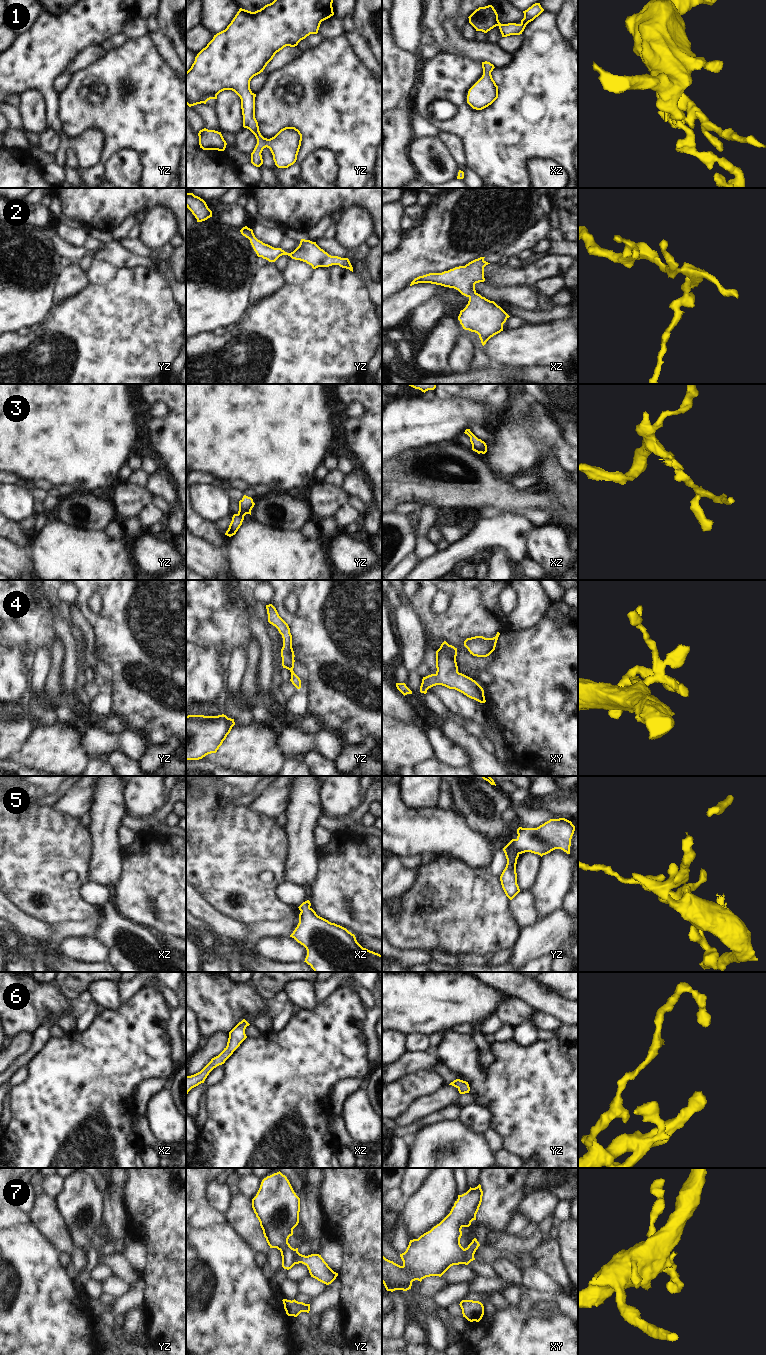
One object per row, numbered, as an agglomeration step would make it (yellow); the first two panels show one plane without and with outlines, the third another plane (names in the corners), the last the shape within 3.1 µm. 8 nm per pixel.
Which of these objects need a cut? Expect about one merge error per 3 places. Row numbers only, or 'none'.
7

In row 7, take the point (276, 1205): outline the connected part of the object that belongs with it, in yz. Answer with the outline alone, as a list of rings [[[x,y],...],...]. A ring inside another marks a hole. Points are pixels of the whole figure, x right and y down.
[[[279,1171],[264,1178],[252,1199],[252,1208],[268,1245],[281,1252],[282,1267],[291,1269],[298,1248],[292,1248],[288,1239],[299,1223],[300,1198],[287,1177]]]

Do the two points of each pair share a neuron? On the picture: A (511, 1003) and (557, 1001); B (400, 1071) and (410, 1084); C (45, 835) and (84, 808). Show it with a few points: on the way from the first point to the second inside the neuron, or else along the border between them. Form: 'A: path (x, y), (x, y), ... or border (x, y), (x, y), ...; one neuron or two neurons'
A: border (509, 995), (521, 999), (535, 1009); two neurons
B: border (427, 1067), (407, 1073), (392, 1082); two neurons
C: border (52, 806), (59, 811), (86, 820); two neurons

